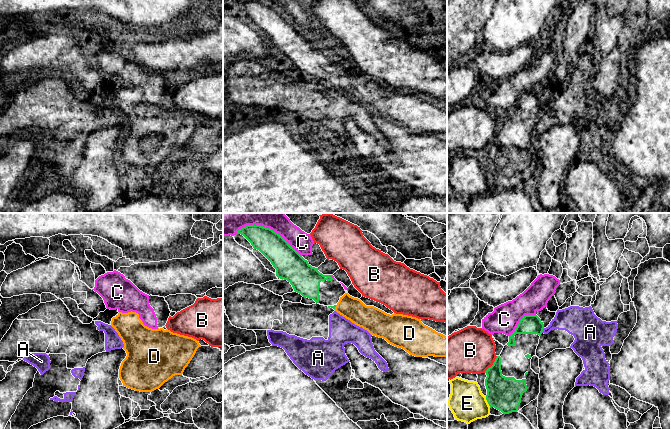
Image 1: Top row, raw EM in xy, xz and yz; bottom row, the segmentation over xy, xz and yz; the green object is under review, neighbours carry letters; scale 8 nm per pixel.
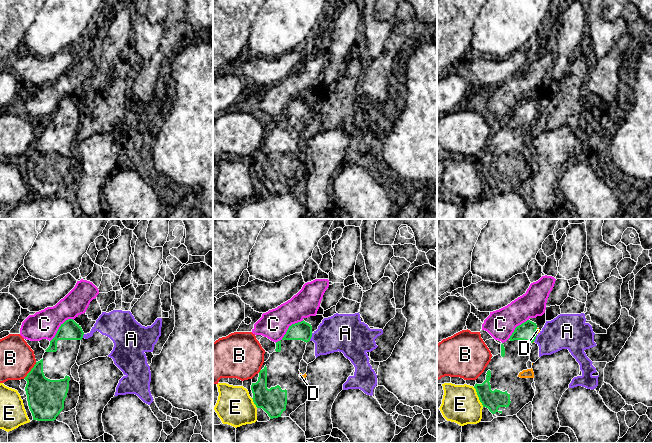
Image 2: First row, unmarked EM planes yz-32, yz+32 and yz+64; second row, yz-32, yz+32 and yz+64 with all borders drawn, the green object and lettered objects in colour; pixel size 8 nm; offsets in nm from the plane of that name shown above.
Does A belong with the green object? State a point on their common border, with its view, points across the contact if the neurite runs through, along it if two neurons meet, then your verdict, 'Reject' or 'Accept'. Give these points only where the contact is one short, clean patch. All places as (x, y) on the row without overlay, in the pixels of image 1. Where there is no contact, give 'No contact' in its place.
Touches green at yz (542, 106). Boundary: yz (544, 104), (541, 108). Reject

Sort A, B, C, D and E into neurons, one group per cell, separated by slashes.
A / B / C / D / E

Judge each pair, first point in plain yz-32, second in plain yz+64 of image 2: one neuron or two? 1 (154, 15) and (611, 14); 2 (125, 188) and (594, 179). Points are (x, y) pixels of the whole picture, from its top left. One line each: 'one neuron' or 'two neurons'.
1: one neuron
2: one neuron

